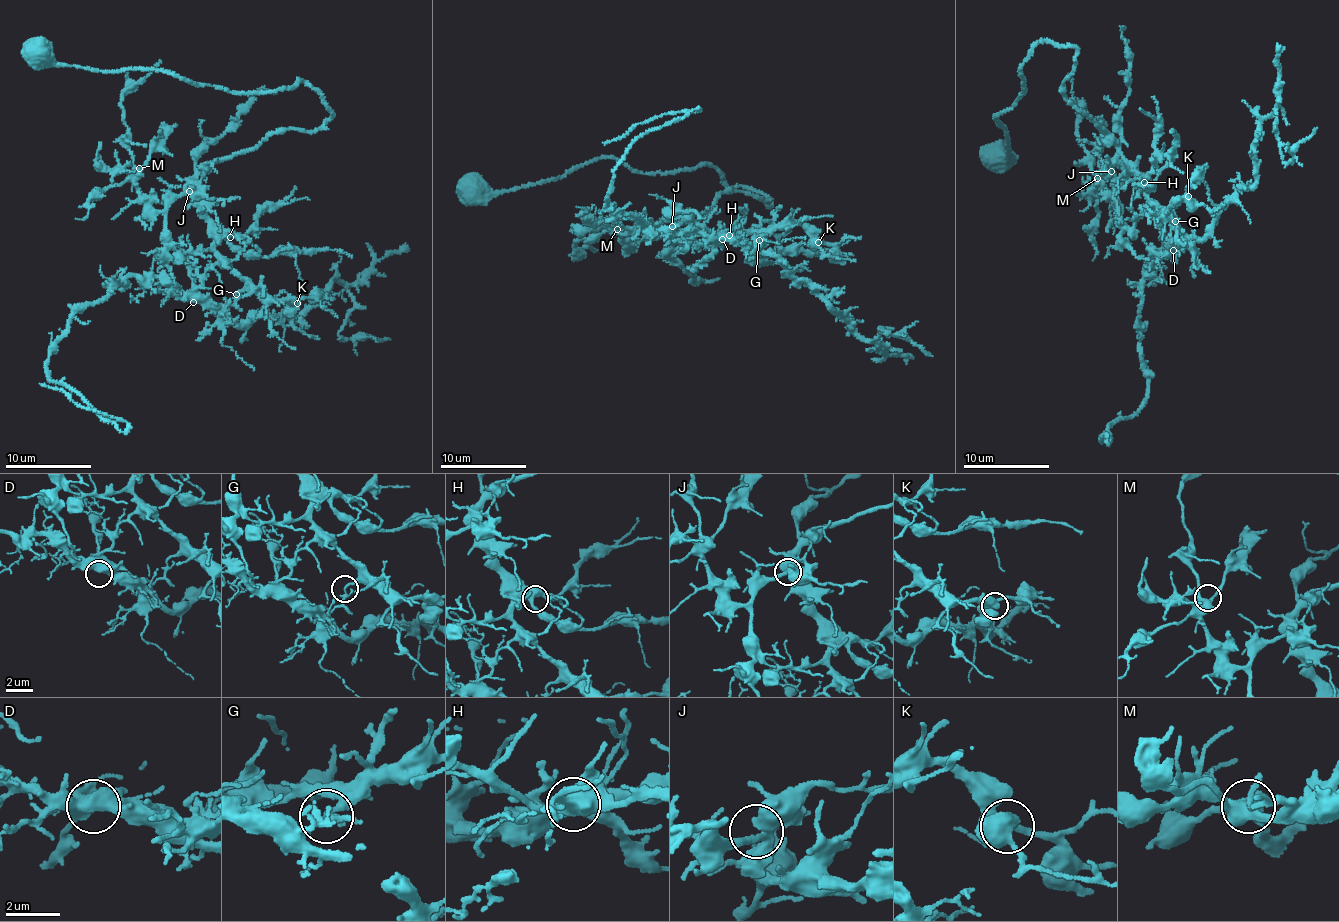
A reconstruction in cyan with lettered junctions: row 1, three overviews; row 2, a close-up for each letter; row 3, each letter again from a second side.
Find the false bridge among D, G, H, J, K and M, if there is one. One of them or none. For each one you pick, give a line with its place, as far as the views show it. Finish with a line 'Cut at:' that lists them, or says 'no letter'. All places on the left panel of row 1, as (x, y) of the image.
G: at (236, 294)
Cut at: G

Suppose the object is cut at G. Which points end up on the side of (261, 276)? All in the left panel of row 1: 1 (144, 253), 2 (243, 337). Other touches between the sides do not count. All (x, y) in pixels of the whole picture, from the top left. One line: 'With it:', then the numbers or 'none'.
With it: 1

